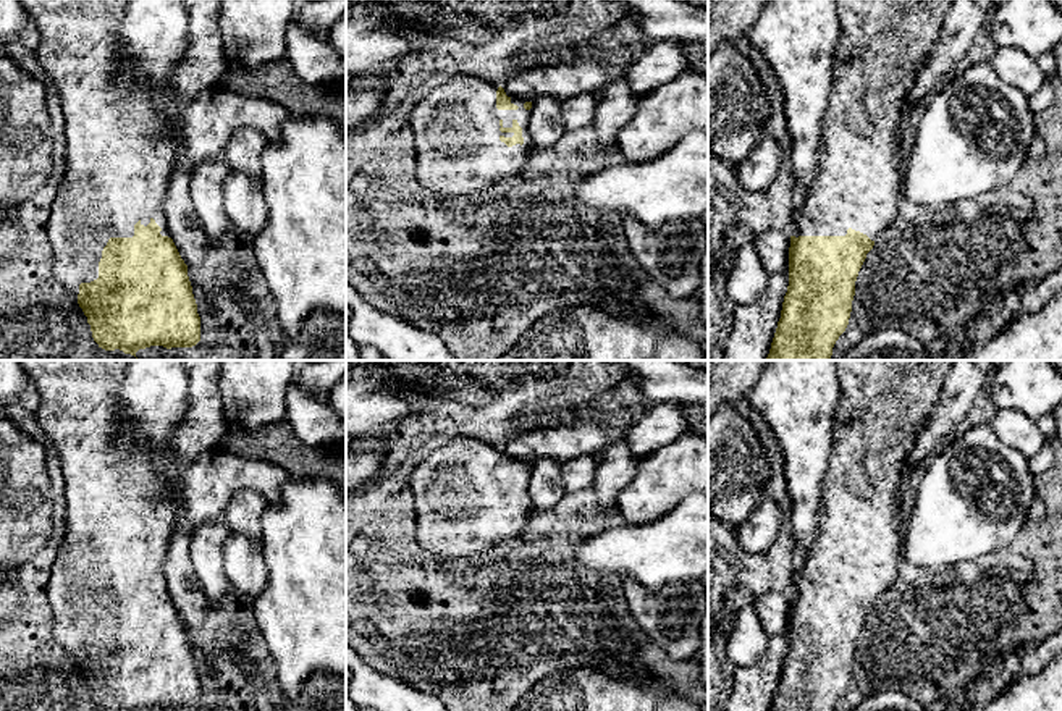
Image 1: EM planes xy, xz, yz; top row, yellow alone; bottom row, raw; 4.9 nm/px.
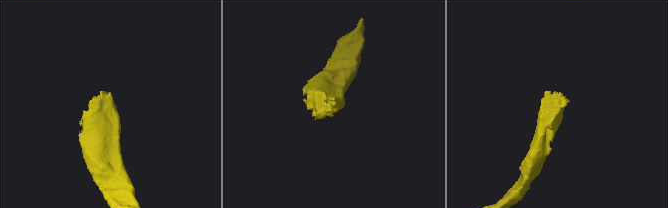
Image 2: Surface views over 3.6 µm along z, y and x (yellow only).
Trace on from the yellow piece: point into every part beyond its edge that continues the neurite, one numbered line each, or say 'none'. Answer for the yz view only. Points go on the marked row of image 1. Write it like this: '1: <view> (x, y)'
1: yz (884, 44)

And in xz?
1: xz (456, 133)

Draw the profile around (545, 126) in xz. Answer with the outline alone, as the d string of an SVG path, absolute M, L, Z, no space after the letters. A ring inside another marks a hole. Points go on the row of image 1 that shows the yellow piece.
M538 97L532 102L527 131L533 150L551 147L566 133L559 107L561 102L551 97Z

